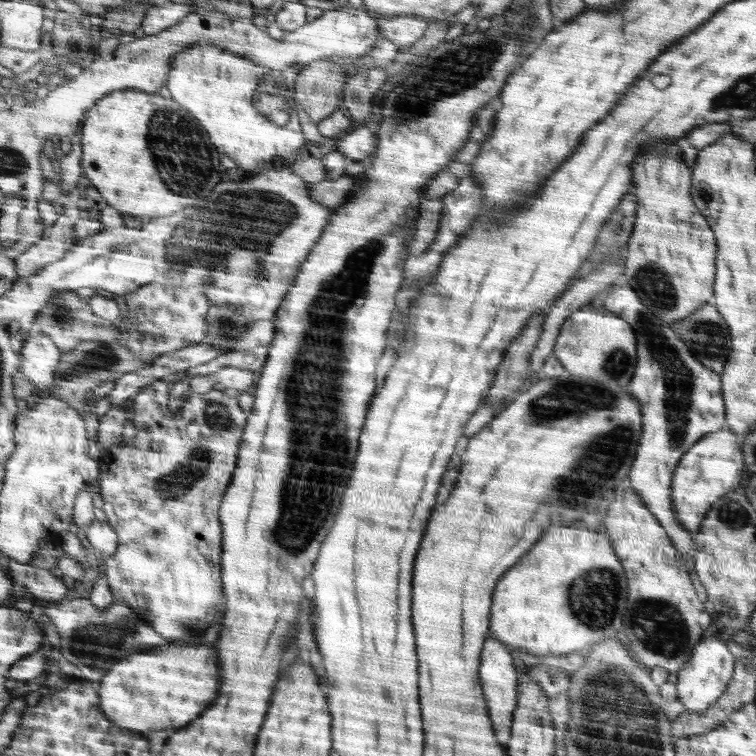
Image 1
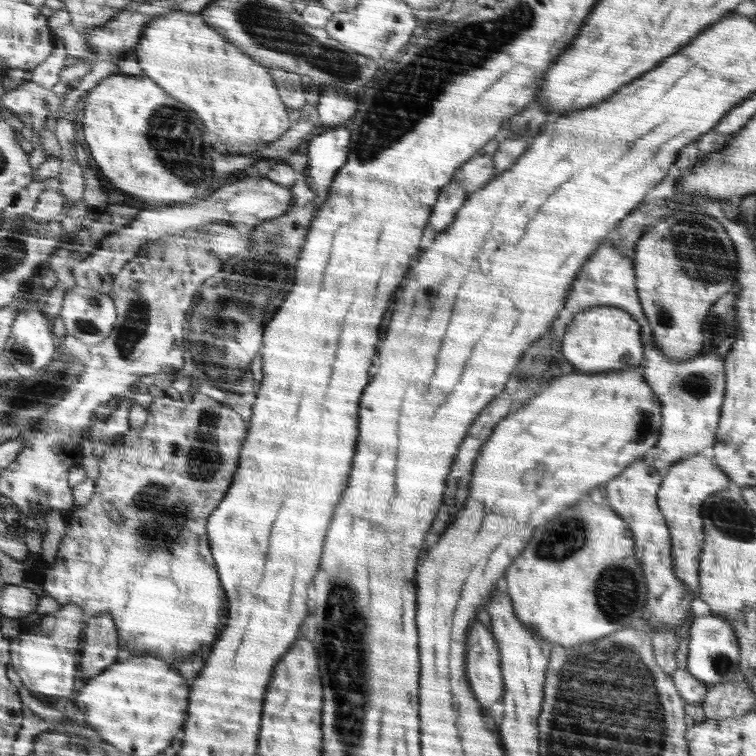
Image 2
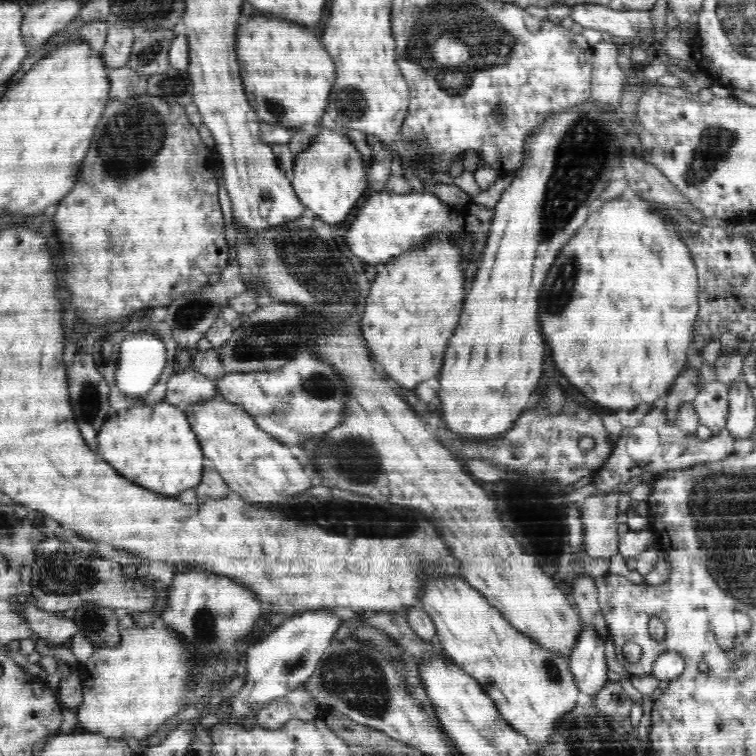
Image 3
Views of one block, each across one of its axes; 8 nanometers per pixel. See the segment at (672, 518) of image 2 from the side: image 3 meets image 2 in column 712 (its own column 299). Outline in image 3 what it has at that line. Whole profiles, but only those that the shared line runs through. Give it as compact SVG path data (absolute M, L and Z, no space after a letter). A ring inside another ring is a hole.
M212 399L183 408L190 428L198 434L207 464L222 476L232 495L253 503L275 503L292 498L314 485L312 475L292 454L290 446L260 429L240 405Z

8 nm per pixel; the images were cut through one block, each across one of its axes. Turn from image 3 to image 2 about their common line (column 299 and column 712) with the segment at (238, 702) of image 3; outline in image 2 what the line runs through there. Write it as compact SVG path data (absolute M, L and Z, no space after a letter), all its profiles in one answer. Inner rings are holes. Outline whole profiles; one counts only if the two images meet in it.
M701 610L694 616L688 626L688 659L685 667L696 680L712 686L723 685L738 675L740 670L740 644L735 628L727 619Z

